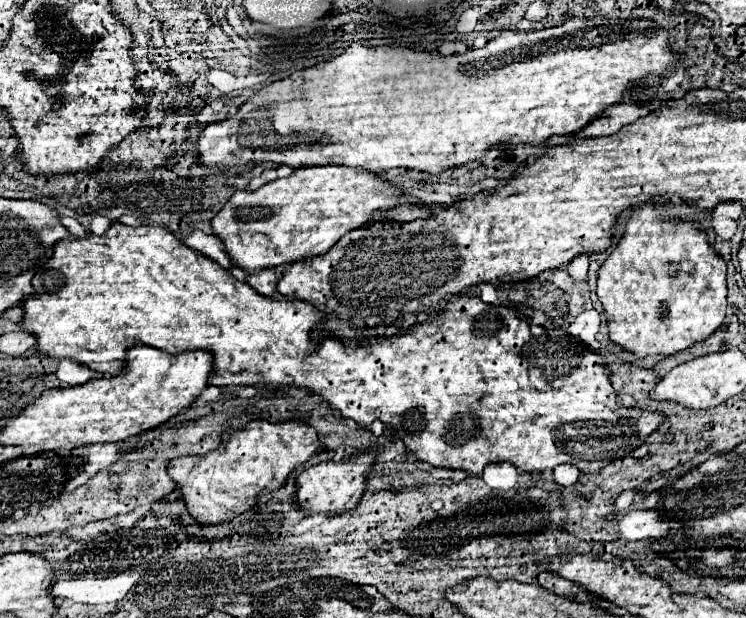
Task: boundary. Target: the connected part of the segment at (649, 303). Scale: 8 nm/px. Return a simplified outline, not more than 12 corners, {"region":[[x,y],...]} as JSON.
{"region":[[632,208],[598,270],[610,340],[674,354],[726,316],[700,222]]}

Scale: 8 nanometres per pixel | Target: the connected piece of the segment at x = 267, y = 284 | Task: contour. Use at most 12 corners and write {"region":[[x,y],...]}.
{"region":[[274,270],[246,276],[246,282],[262,296],[272,296],[278,278]]}

